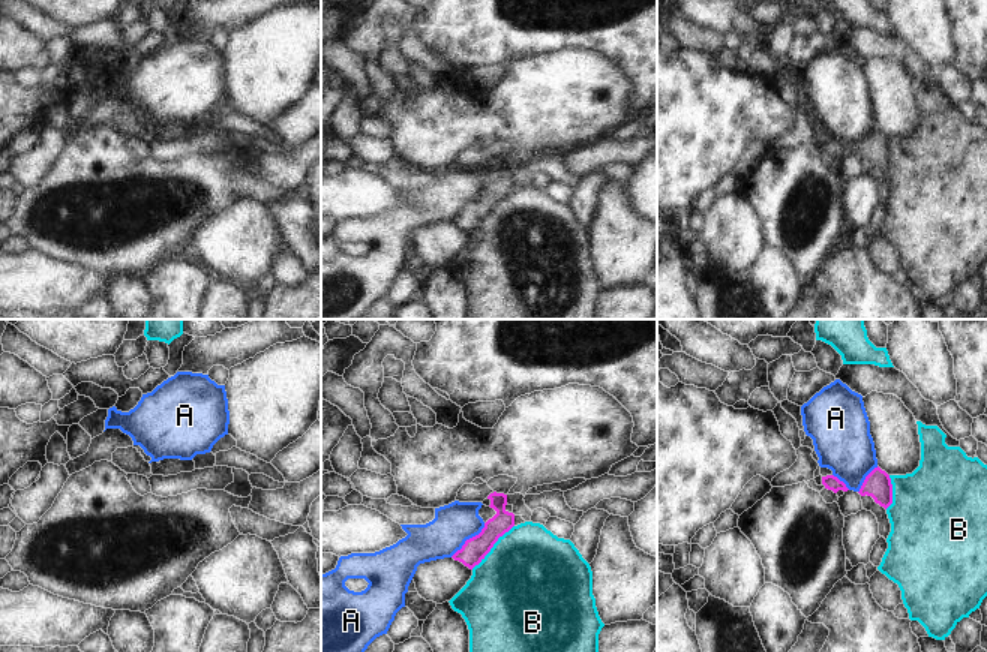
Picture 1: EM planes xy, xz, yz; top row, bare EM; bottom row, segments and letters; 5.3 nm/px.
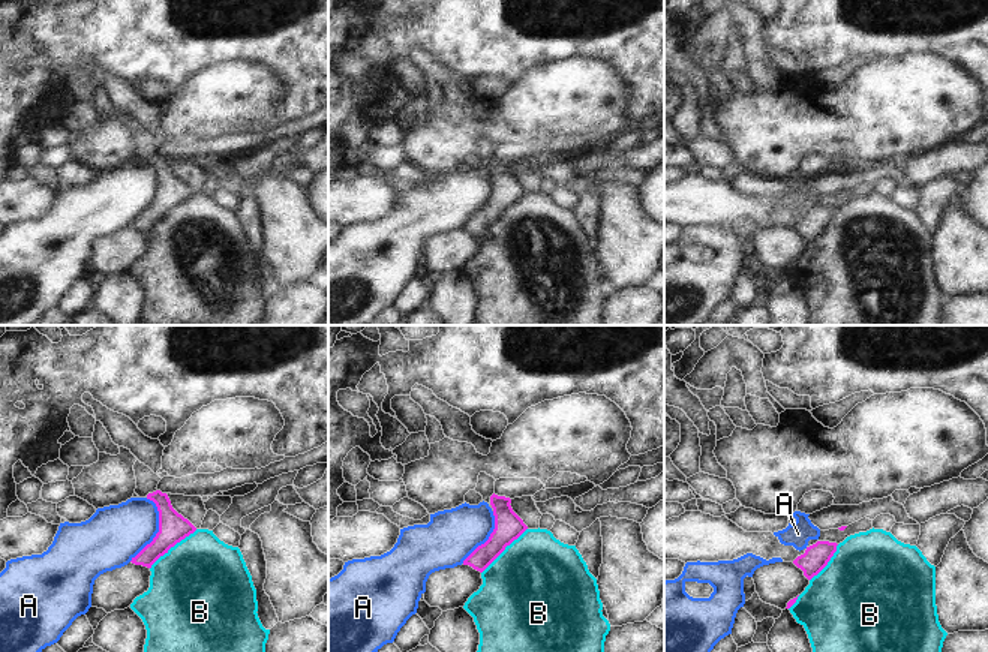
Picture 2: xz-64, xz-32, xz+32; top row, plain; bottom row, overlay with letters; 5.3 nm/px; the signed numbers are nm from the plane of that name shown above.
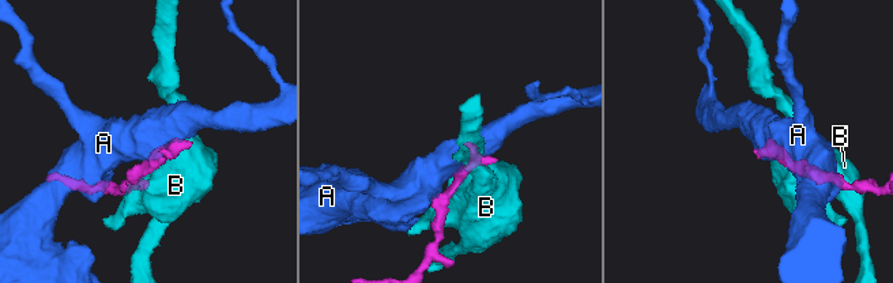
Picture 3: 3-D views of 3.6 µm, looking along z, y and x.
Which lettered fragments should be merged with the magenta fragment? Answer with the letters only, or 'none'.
none

